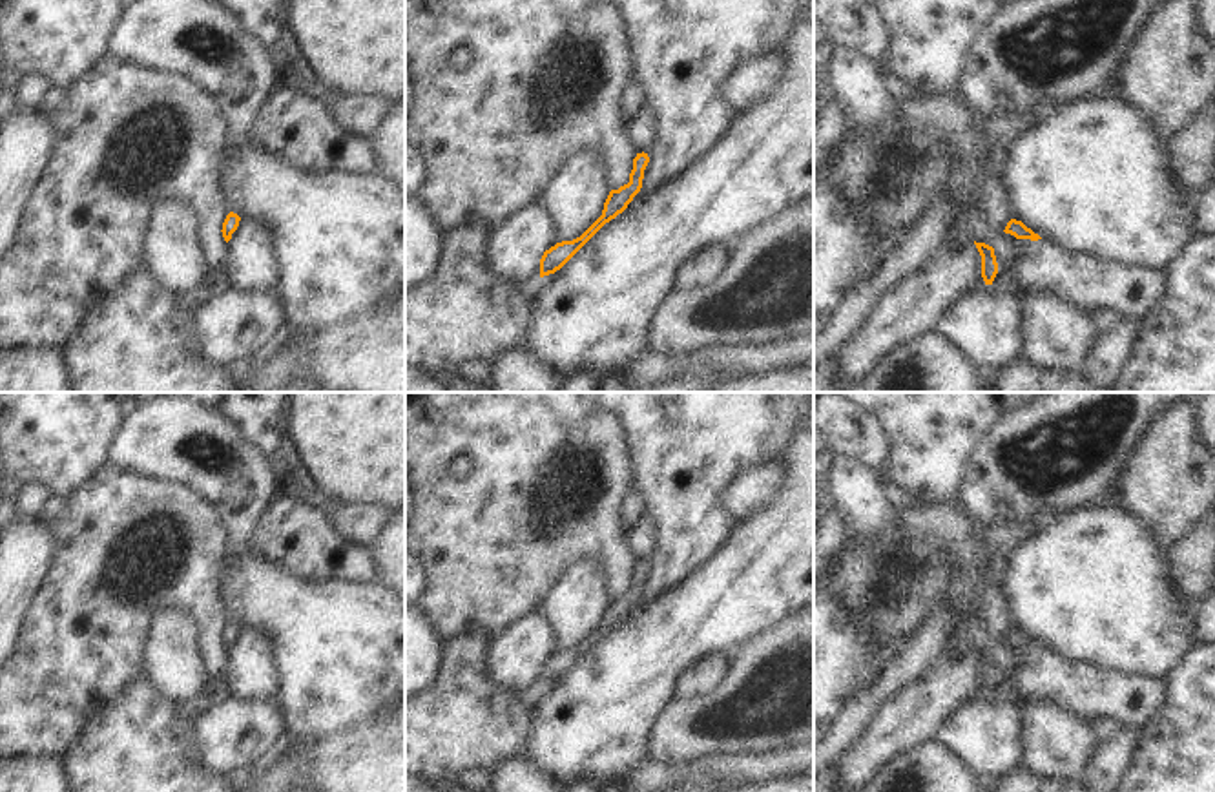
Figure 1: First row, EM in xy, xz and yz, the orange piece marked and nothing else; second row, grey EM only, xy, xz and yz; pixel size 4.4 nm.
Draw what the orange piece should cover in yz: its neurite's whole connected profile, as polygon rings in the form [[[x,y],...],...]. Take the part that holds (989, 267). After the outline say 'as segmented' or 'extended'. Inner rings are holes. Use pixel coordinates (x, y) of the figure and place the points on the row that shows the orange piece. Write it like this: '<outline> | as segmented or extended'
[[[974,241],[974,245],[981,255],[981,277],[983,277],[985,285],[992,285],[992,281],[998,274],[994,248],[985,243],[976,243],[976,241]]] | as segmented

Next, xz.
[[[637,153],[637,157],[633,159],[633,170],[629,173],[629,182],[620,186],[618,190],[609,192],[602,215],[580,237],[556,243],[544,252],[540,259],[540,277],[560,270],[606,223],[609,223],[628,208],[628,204],[642,188],[644,170],[648,162],[648,153]]] | as segmented

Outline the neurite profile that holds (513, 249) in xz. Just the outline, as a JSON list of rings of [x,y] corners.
[[[538,203],[518,208],[485,239],[487,265],[504,279],[529,288],[540,279],[540,259],[555,246],[551,224]]]

